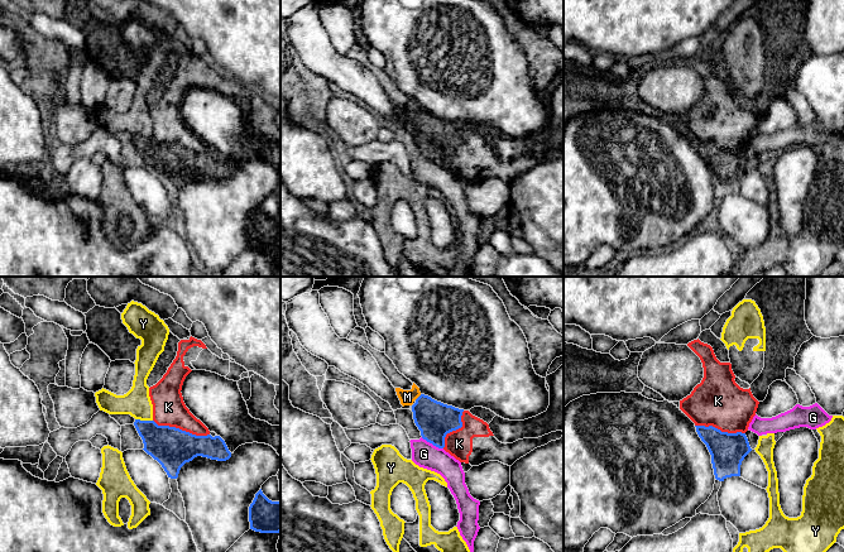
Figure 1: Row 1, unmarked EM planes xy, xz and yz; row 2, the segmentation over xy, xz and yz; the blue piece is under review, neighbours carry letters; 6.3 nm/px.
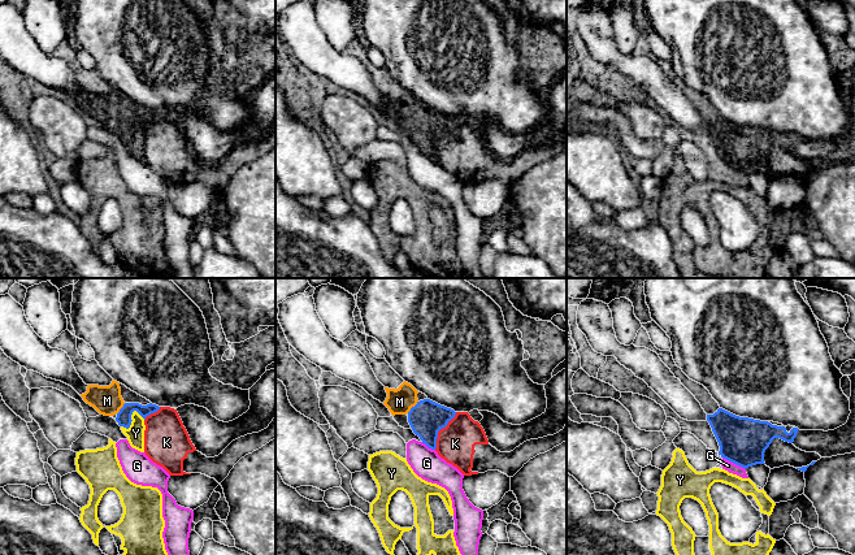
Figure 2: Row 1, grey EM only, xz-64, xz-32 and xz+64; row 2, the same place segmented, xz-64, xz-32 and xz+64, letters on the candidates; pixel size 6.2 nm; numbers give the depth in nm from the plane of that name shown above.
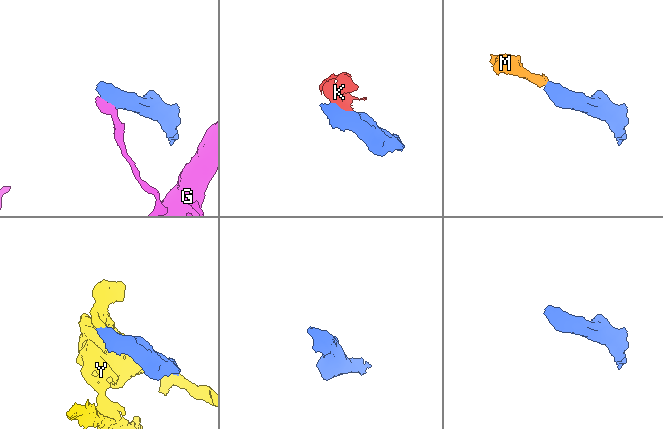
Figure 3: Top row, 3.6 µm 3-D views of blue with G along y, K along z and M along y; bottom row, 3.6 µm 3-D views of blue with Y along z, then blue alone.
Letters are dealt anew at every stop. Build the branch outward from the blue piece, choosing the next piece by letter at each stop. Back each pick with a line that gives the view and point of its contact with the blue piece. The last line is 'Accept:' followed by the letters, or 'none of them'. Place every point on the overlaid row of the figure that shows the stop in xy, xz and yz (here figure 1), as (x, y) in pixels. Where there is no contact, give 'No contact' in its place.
M: Touches blue at xz (418, 397)
Accept: M

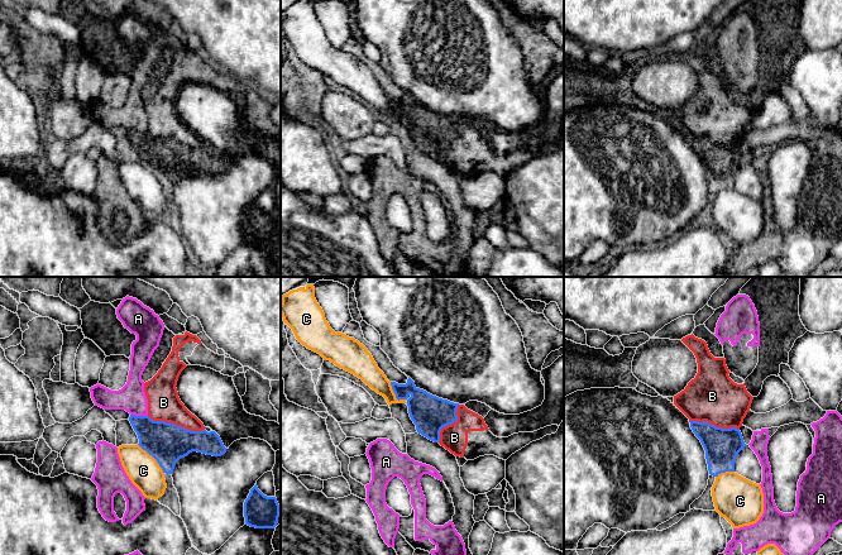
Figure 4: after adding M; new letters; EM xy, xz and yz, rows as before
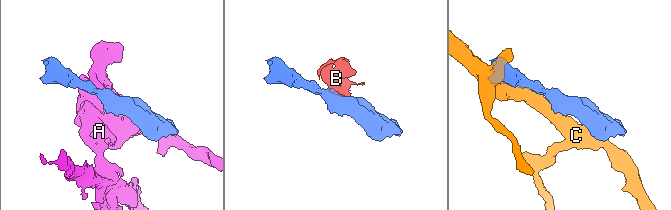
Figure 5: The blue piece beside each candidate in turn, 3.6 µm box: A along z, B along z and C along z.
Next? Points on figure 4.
Accept: none of them

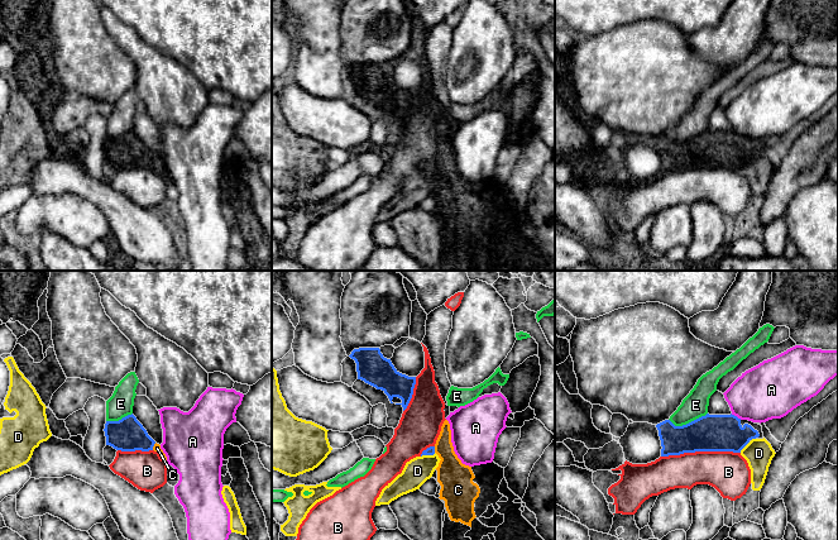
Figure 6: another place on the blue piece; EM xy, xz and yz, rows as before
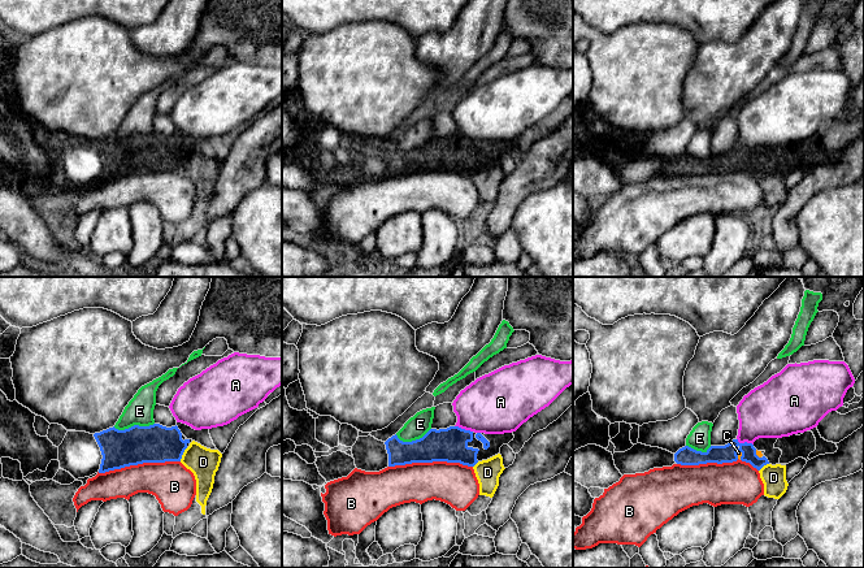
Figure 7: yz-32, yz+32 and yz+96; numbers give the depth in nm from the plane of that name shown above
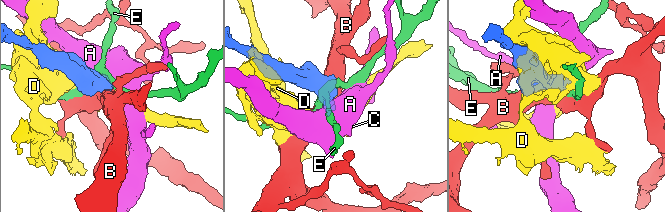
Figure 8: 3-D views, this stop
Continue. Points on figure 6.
C: Touches blue at xy (153, 445)
Accept: C

